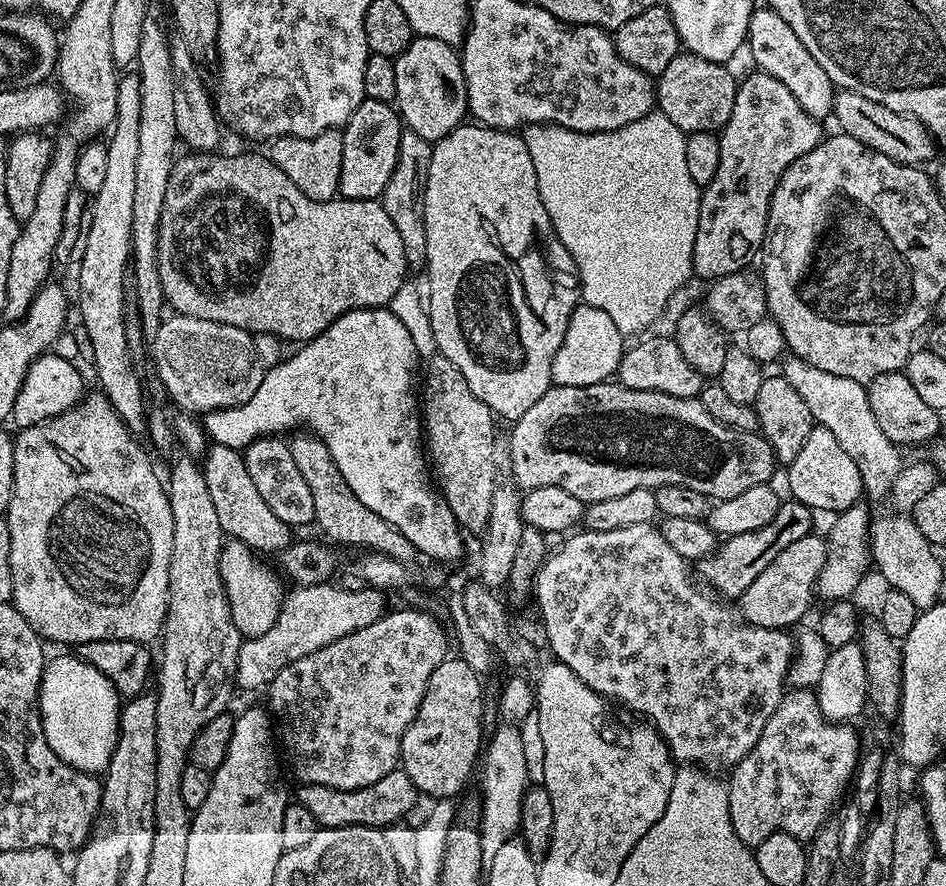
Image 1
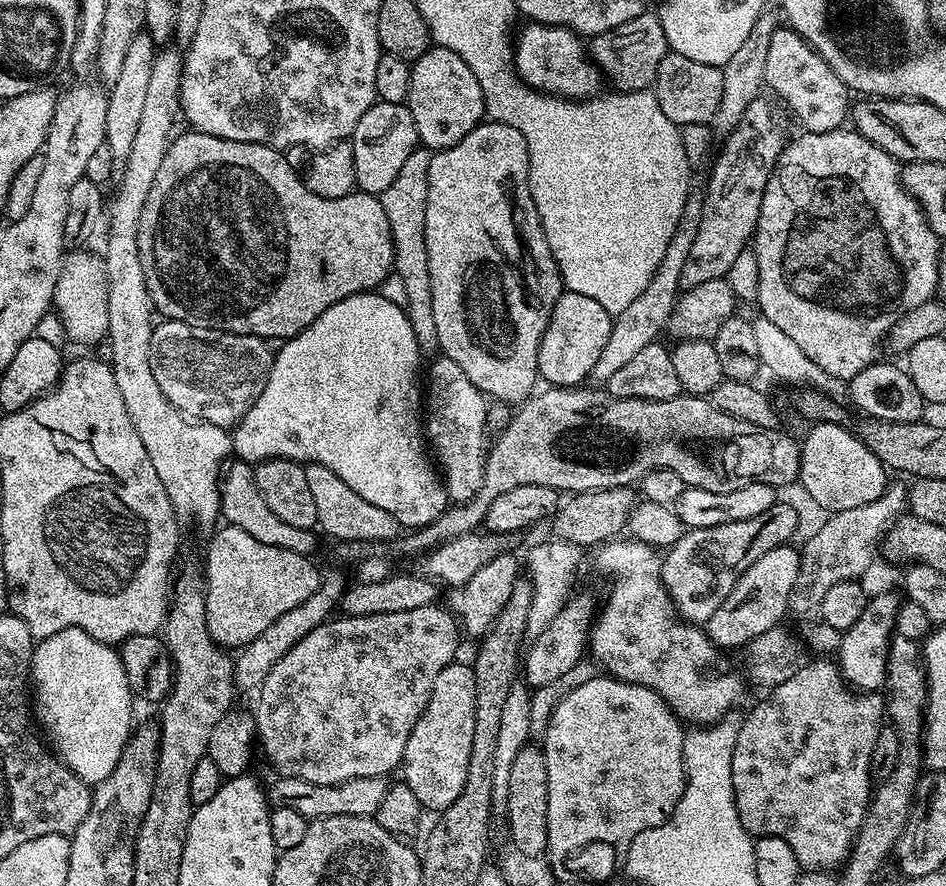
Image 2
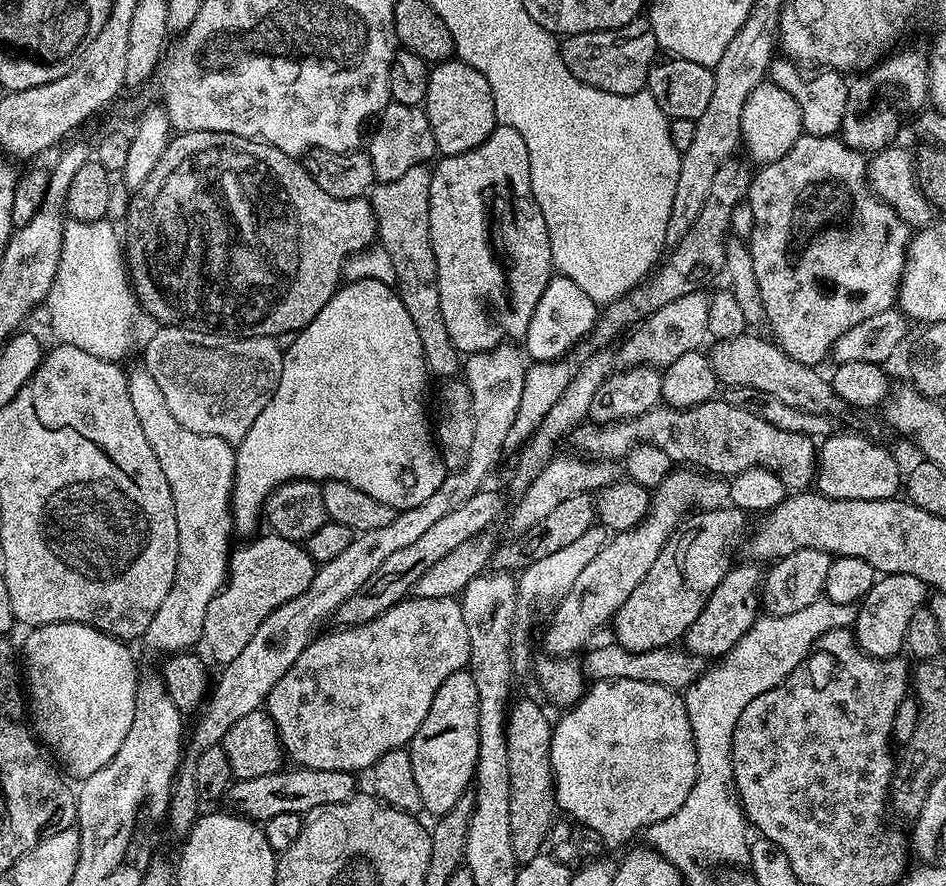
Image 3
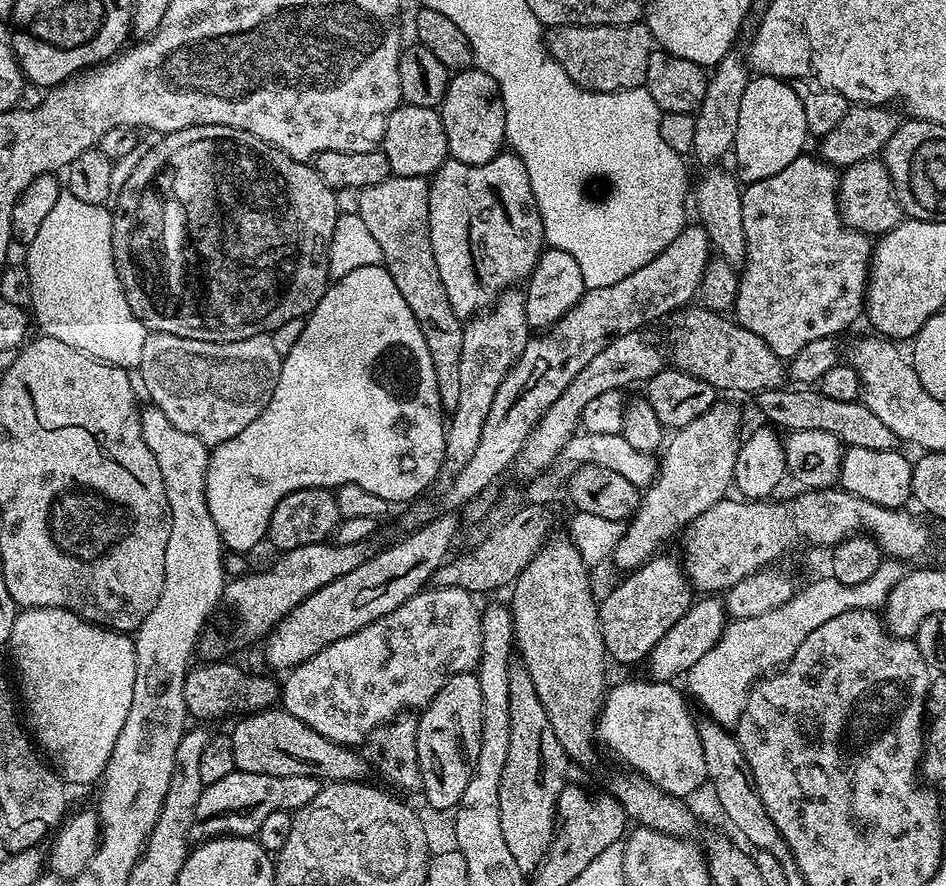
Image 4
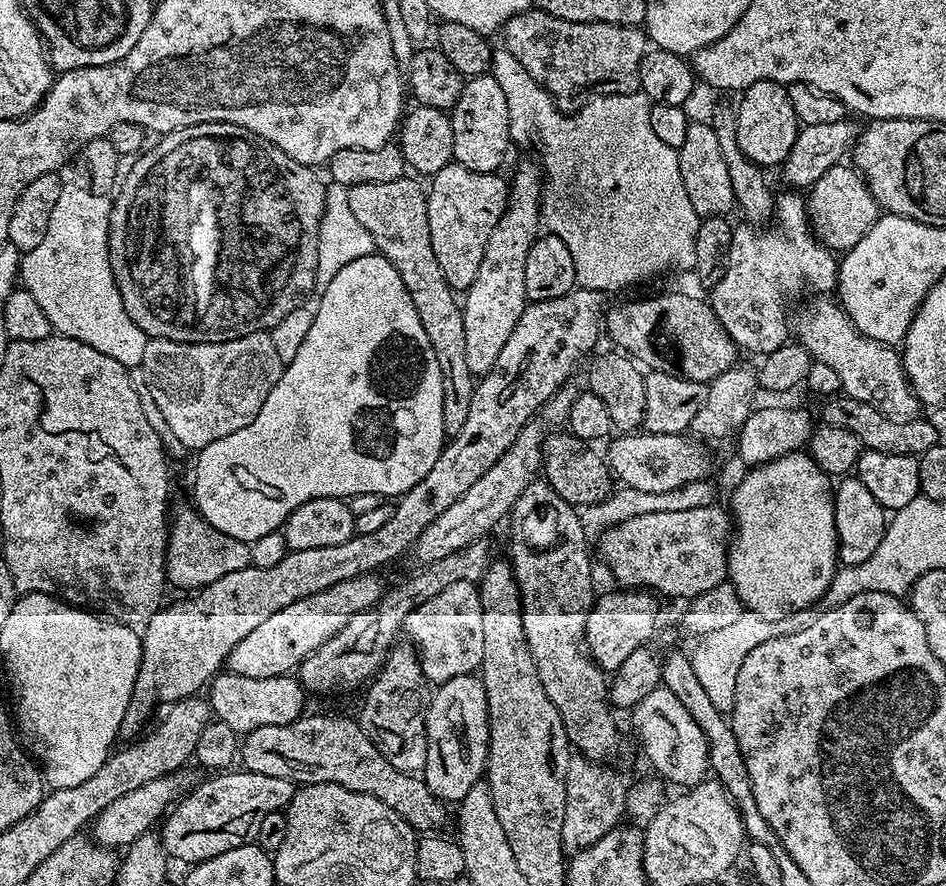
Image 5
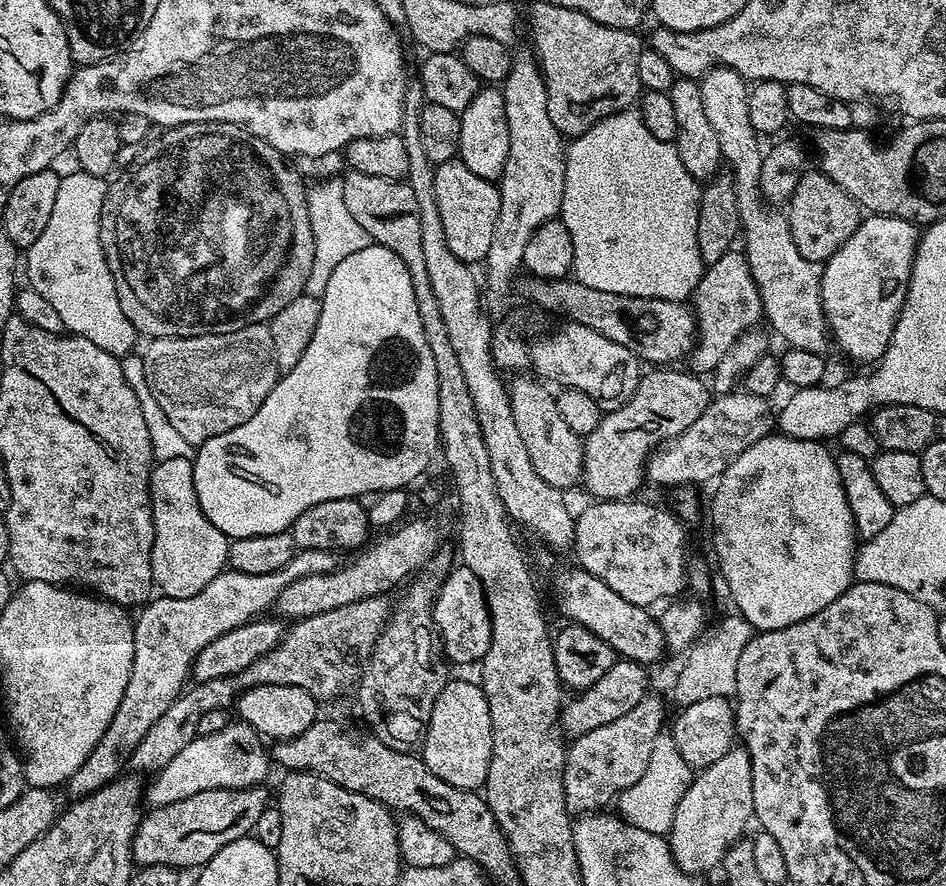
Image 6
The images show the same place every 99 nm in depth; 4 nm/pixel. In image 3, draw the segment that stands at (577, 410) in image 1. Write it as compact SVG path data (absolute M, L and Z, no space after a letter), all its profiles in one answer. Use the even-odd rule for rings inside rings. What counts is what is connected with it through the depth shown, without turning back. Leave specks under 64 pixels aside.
M713 398L693 408L670 408L661 406L642 414L633 420L623 420L617 424L585 423L576 429L574 441L584 454L595 454L597 457L620 462L627 457L631 448L638 444L652 444L658 450L666 450L666 454L680 466L691 466L705 474L721 478L731 478L742 474L742 470L765 468L770 470L788 490L804 490L816 479L816 457L818 444L813 437L802 434L790 434L790 430L778 430L778 426L770 426L770 422L762 422L762 418L754 418L746 410L738 410L738 406L729 404L727 399Z

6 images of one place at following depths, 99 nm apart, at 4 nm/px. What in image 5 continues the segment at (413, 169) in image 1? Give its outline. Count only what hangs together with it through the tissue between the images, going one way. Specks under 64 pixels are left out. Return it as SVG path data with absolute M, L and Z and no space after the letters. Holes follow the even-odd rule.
M405 178L398 182L366 182L362 186L348 189L350 208L366 230L373 236L375 251L386 257L398 270L398 278L406 286L410 294L410 302L414 302L414 310L418 310L418 318L422 322L422 330L426 330L426 338L430 338L430 346L434 350L434 358L438 358L438 370L442 370L442 422L445 433L454 437L466 426L466 418L470 414L474 373L466 366L466 326L464 325L464 309L457 293L446 282L442 274L442 266L438 266L438 258L434 258L434 250L430 242L430 222L428 221L428 197L425 189L420 188L419 179Z

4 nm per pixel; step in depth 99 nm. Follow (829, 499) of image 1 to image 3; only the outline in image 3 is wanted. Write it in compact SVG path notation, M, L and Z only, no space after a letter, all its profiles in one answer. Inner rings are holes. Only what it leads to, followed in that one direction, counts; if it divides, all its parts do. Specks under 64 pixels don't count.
M837 431L819 441L816 457L815 487L821 496L839 500L890 500L902 488L900 464L880 444L855 436L852 432Z

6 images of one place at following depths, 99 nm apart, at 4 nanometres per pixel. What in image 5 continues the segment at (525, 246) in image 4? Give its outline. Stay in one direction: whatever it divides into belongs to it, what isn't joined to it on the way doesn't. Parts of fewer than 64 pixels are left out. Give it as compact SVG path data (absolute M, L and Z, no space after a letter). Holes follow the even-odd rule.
M455 162L431 177L427 185L430 242L446 282L454 290L467 290L482 266L492 228L498 226L508 205L509 181L496 172L475 172Z

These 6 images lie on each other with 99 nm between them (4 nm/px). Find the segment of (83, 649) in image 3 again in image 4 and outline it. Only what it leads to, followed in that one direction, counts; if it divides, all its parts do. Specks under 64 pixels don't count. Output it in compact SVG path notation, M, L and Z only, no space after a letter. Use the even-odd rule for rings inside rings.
M25 608L17 611L14 630L10 634L7 647L12 648L12 660L16 663L17 674L20 675L18 696L35 743L69 785L95 785L103 777L104 767L114 750L114 742L118 742L118 734L122 734L122 722L126 722L126 714L130 714L130 698L134 698L136 661L133 637L91 624L64 608Z

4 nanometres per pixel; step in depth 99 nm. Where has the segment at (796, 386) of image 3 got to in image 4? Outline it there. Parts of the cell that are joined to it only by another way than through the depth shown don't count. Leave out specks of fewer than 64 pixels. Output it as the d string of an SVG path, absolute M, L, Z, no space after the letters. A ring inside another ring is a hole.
M685 306L672 313L668 340L672 343L670 360L681 372L689 372L702 382L728 392L765 392L779 388L786 380L786 364L766 346L758 334L746 330L735 319L725 318L703 306Z

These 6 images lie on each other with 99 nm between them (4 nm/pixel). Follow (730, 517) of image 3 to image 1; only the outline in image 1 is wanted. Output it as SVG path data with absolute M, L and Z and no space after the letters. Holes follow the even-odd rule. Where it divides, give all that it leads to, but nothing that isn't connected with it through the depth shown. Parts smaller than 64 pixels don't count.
M785 499L778 514L774 514L774 518L766 522L762 530L750 530L746 534L721 539L712 555L699 561L698 568L704 575L703 583L721 597L740 597L746 586L750 586L750 582L754 582L754 578L758 578L758 574L762 574L762 570L766 570L766 566L770 566L770 562L774 562L774 558L778 558L778 554L782 554L782 550L786 550L790 542L798 542L798 538L813 531L812 516L814 517L813 509L807 508L802 502Z

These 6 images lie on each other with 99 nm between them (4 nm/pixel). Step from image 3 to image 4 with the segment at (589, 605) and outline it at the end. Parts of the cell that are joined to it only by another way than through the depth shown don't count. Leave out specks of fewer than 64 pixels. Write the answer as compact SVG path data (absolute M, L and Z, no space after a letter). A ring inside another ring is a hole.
M724 398L717 399L707 412L694 418L694 422L675 429L671 433L670 439L663 445L662 455L658 460L656 479L643 489L642 503L631 519L627 521L622 538L610 557L611 563L614 562L618 567L624 568L625 573L635 572L647 560L657 555L661 551L660 544L666 543L676 531L677 535L698 514L710 510L710 506L725 499L734 484L734 462L741 436L740 408L736 404L727 404Z

